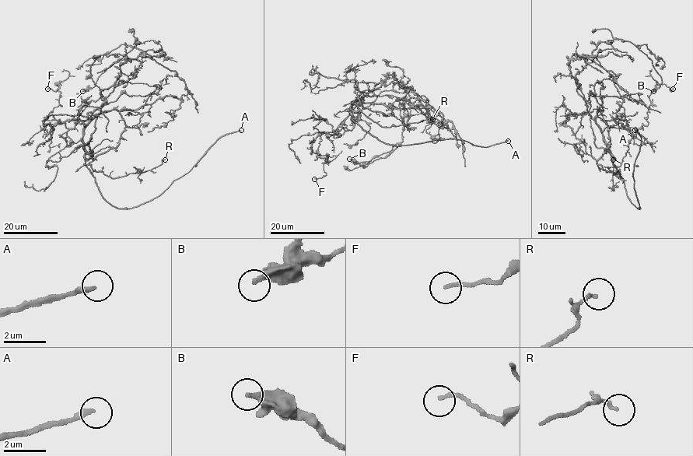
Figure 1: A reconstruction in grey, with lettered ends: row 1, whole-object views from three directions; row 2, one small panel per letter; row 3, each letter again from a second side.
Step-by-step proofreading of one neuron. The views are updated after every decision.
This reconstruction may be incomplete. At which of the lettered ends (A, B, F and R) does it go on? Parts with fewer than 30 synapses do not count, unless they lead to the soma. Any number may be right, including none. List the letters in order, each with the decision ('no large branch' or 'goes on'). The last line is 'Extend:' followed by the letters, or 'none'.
A: goes on
B: no large branch
F: no large branch
R: no large branch
Extend: A

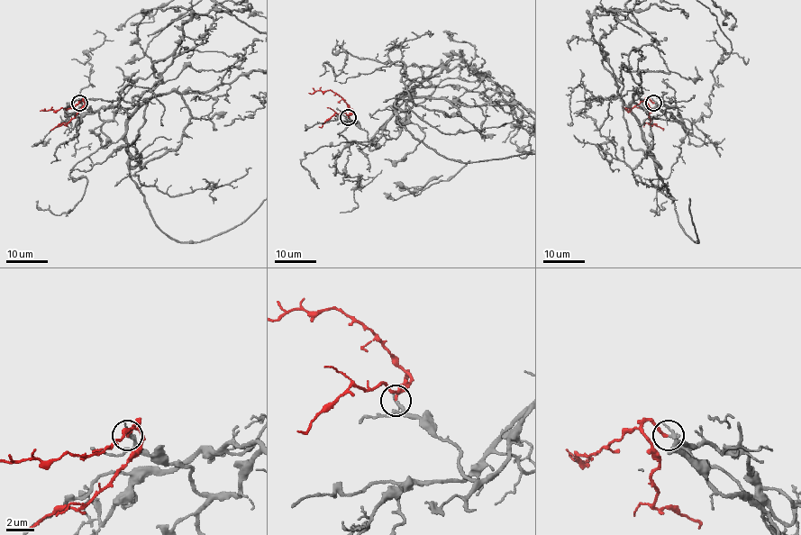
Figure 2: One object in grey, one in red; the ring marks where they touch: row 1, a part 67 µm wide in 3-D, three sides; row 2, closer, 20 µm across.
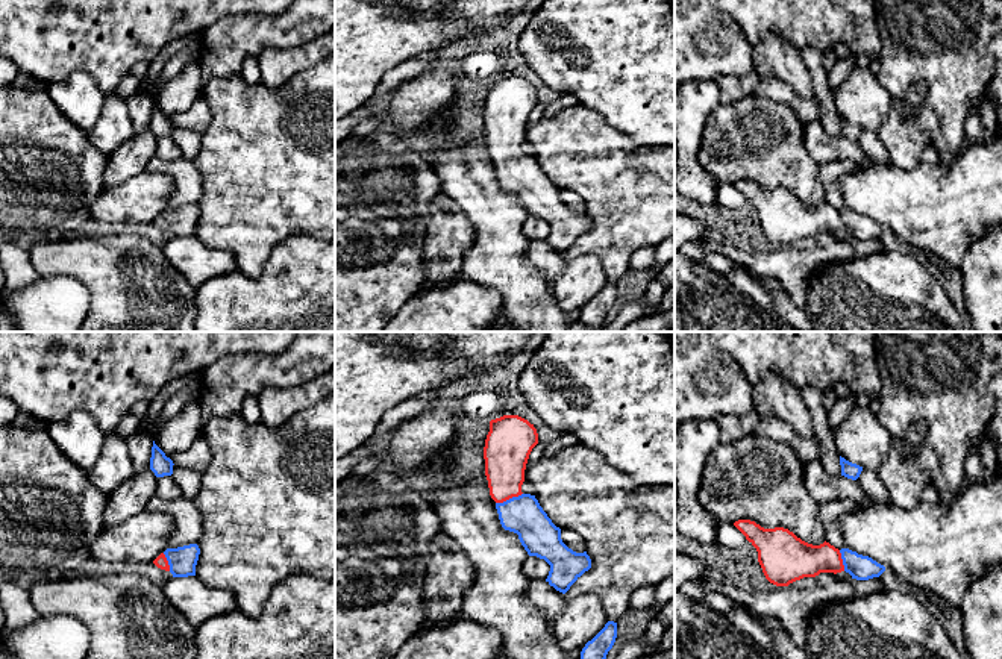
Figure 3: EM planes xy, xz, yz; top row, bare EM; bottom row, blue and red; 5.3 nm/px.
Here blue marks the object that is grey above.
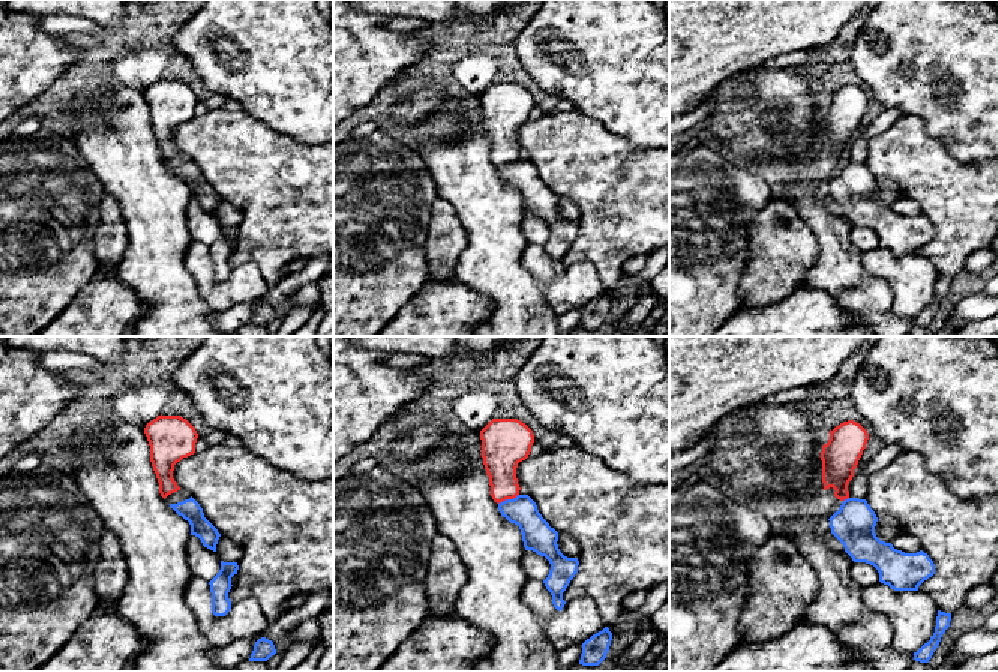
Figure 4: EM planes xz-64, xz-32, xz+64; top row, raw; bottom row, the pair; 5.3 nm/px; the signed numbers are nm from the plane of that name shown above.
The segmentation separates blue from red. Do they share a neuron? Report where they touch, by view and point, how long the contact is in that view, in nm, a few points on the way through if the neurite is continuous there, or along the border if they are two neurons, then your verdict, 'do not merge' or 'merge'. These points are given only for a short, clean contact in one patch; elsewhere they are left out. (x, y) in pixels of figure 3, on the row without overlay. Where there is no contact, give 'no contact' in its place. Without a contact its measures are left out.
meets blue in xz at (510, 159); contact 160 nm long; runs through xz (523, 176), (510, 159), (507, 112); merge

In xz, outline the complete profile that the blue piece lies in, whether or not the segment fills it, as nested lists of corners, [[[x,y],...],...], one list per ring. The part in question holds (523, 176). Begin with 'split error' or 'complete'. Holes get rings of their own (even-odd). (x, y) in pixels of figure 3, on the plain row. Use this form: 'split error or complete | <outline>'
split error | [[[518,76],[491,80],[484,108],[485,136],[502,188],[518,195],[529,217],[550,226],[546,242],[565,255],[591,229],[591,220],[587,212],[568,209],[535,156],[521,153],[526,124],[537,105],[537,89],[528,80]]]

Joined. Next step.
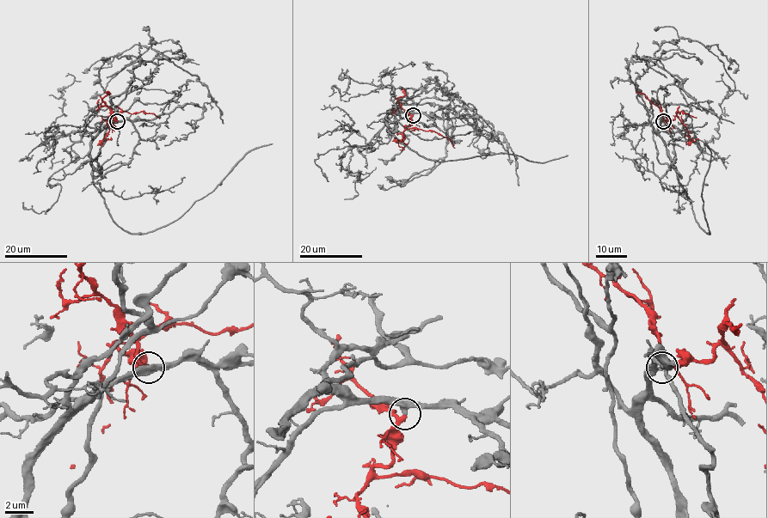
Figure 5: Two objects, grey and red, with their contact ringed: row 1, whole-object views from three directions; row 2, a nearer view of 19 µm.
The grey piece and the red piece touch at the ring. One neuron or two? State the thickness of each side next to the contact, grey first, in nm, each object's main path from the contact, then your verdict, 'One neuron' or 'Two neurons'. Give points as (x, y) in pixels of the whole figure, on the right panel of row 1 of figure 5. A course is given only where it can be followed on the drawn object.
Thickness 360 nm (grey) against 240 nm. Course of grey: (663, 121), (659, 136), (665, 143), (694, 216), (709, 233), (702, 189), (711, 153), (704, 143). Course of red: (663, 121), (673, 119), (678, 111), (696, 118). One neuron

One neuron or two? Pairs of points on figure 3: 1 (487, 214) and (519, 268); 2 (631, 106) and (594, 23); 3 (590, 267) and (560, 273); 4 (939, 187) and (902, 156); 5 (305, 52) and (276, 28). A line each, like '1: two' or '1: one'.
1: one
2: one
3: one
4: two
5: two

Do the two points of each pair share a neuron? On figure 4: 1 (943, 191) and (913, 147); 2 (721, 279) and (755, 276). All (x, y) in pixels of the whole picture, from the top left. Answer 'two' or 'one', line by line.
1: one
2: two

